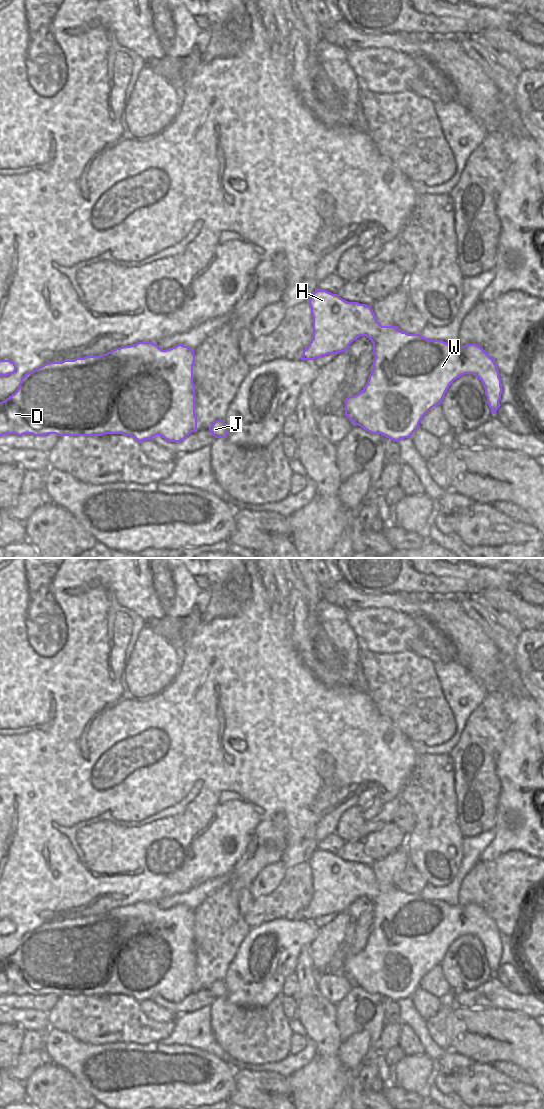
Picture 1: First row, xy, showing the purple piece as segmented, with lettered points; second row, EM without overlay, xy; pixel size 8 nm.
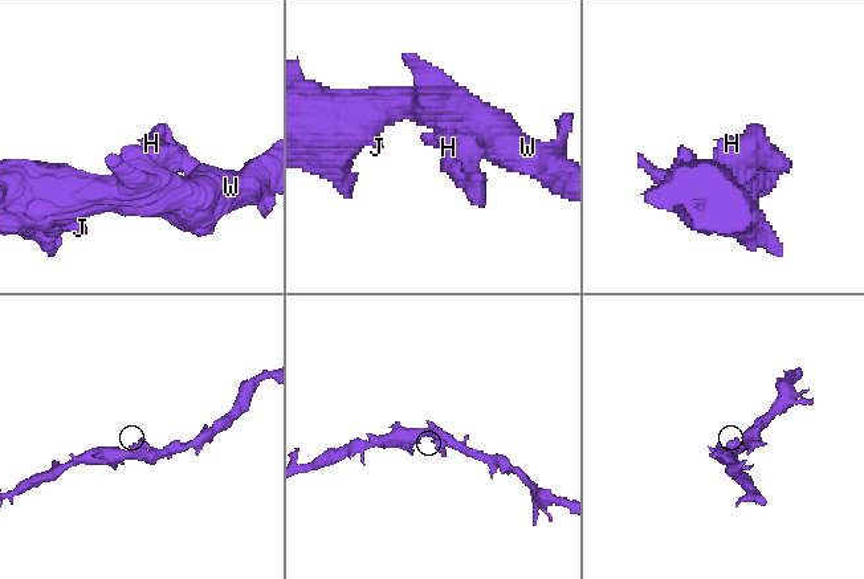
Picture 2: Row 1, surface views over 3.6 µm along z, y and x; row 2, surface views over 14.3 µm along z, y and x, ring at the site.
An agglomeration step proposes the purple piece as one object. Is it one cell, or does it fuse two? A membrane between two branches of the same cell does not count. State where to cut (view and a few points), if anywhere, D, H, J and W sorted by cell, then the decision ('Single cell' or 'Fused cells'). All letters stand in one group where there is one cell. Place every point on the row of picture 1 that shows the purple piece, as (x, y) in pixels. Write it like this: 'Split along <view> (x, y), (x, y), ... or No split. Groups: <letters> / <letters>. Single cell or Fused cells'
No split. Groups: D H J W. Single cell

